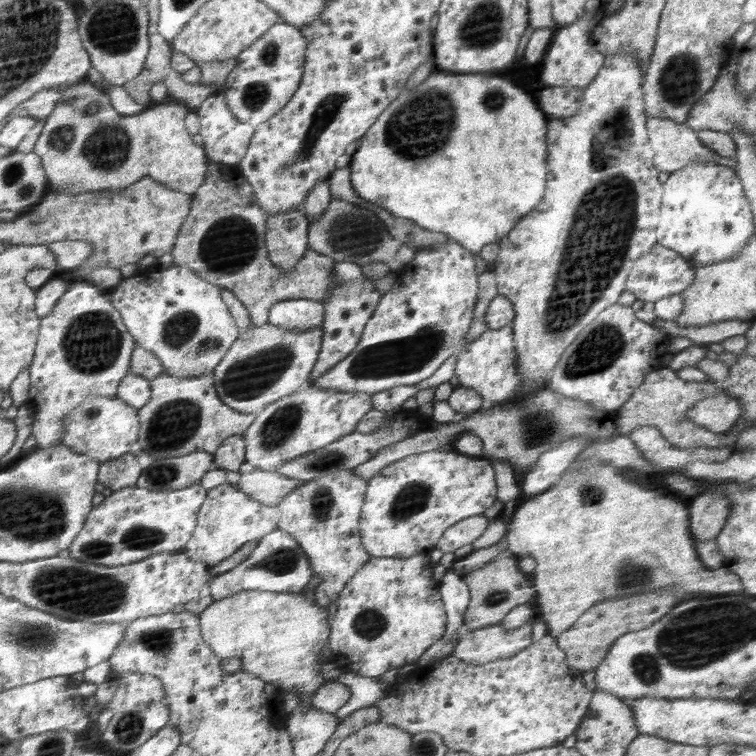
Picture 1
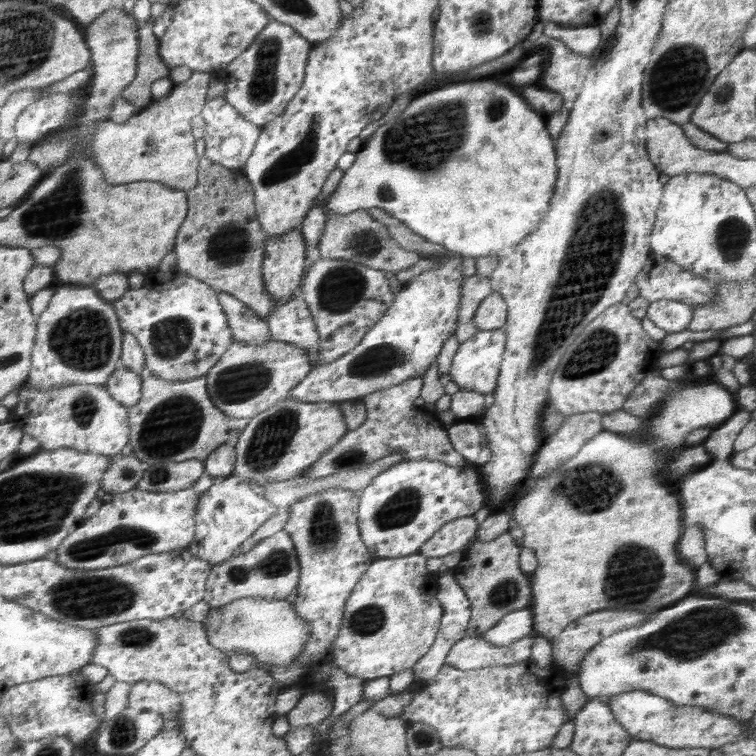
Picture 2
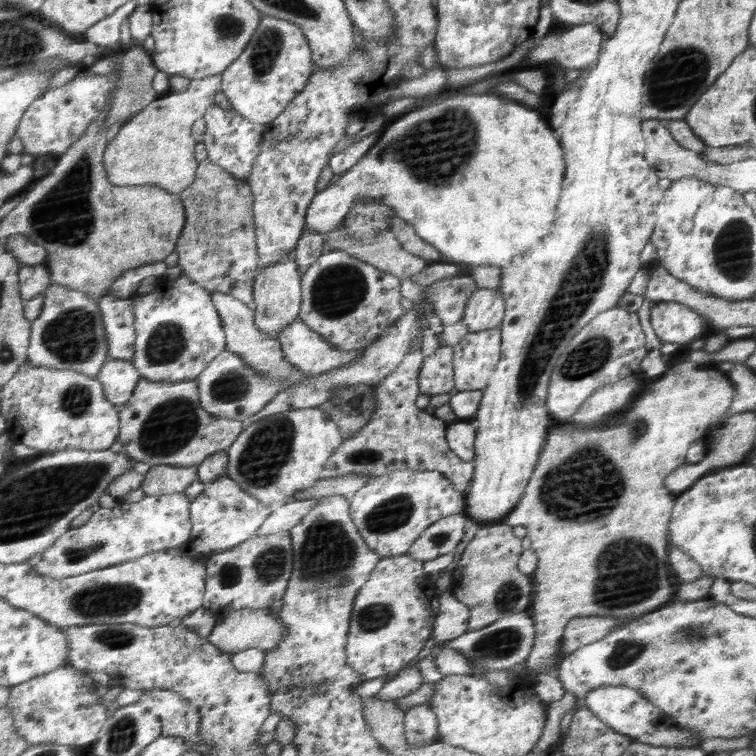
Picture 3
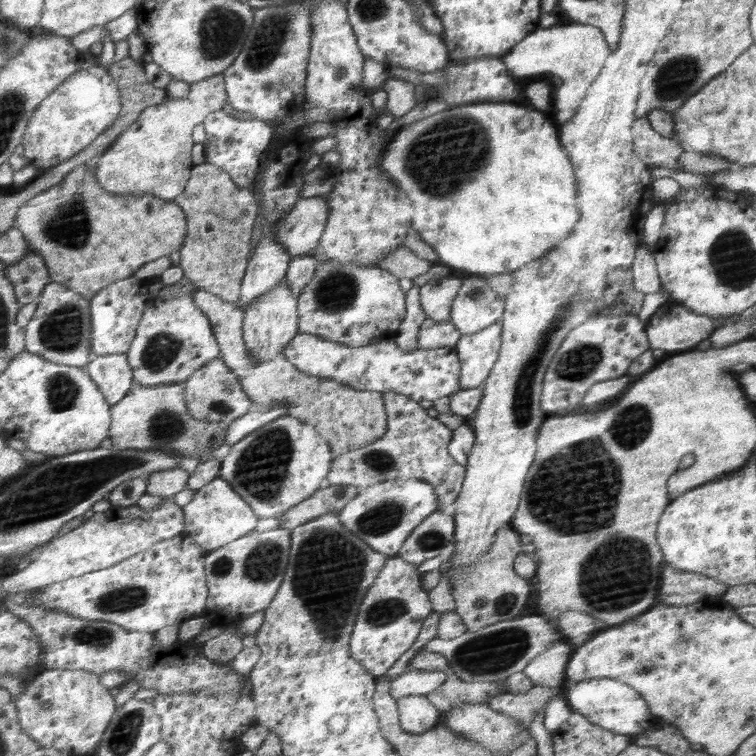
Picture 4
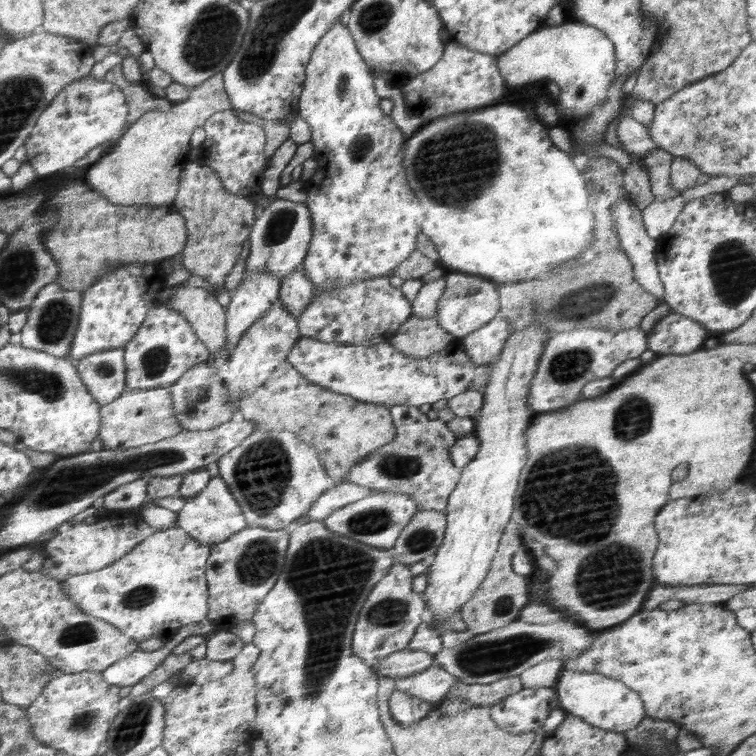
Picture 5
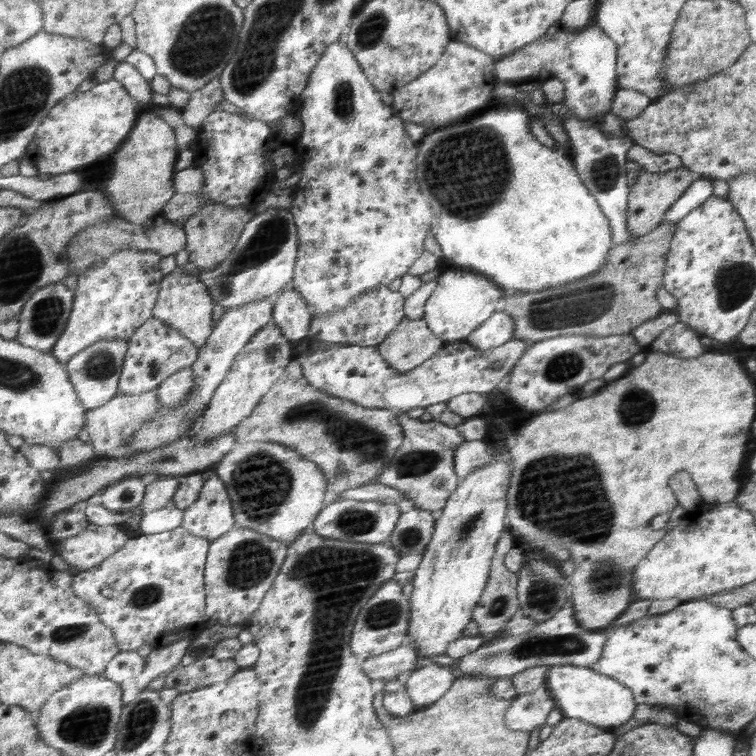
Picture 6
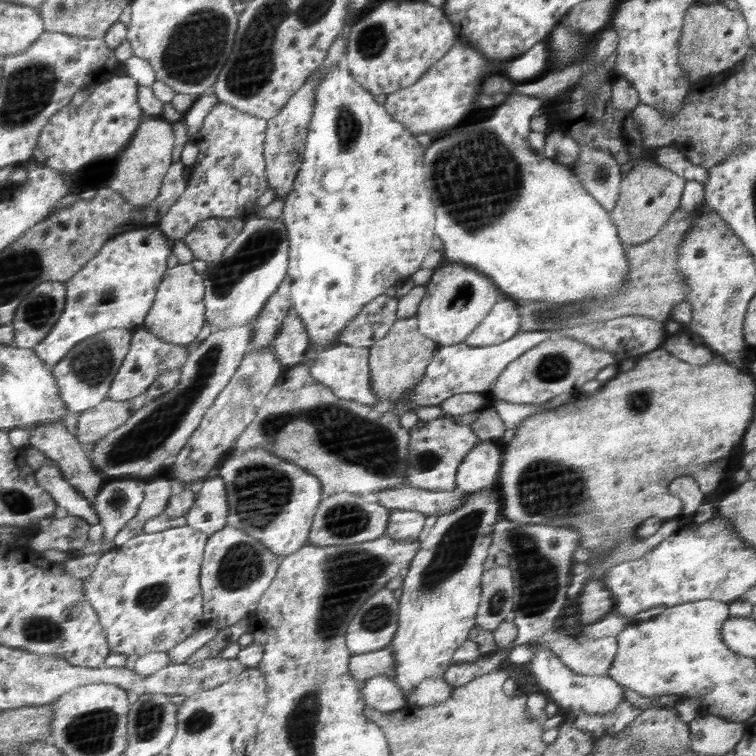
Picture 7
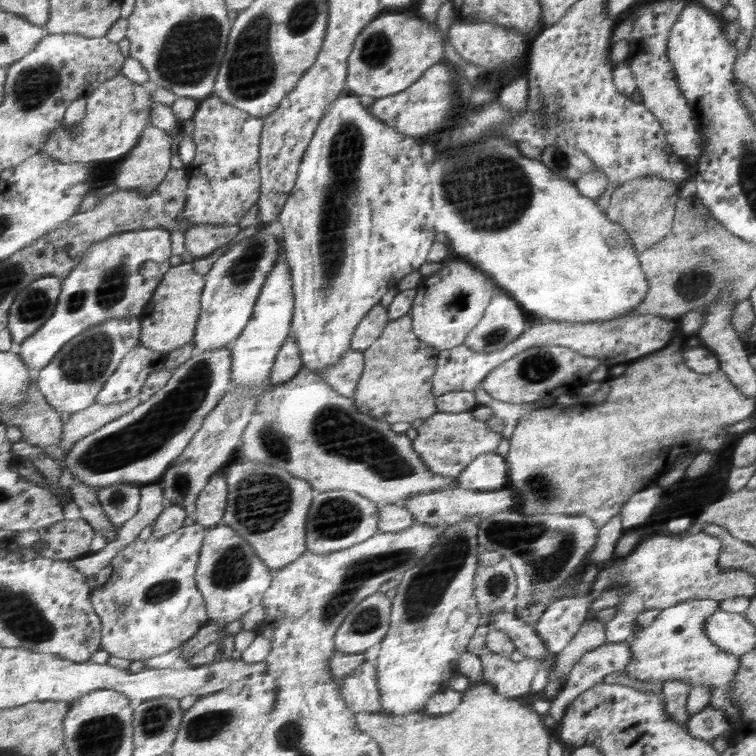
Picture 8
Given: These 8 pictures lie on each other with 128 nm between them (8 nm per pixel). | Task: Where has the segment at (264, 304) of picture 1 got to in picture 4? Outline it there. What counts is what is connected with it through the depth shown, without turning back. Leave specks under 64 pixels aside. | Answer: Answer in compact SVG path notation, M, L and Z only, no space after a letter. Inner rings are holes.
M201 163L191 170L186 190L173 200L187 216L187 238L180 247L180 267L194 288L198 291L214 293L222 300L238 304L242 300L243 277L246 275L246 264L250 258L250 240L252 228L256 224L256 200L254 194L246 188L240 188L232 176L224 169L210 163Z

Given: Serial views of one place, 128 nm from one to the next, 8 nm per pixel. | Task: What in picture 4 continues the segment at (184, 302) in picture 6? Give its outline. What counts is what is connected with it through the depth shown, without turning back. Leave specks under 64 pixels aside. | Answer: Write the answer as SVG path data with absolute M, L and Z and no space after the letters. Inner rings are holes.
M196 290L194 294L196 307L207 314L214 329L216 341L219 342L219 348L222 351L218 358L222 359L238 376L247 395L253 400L254 406L287 404L289 410L285 416L311 423L314 428L318 429L320 436L331 445L334 457L360 449L366 443L373 443L374 440L384 435L384 431L387 430L388 417L382 393L362 391L348 383L300 372L300 369L297 369L284 353L258 363L256 359L252 359L244 343L245 310L238 304L224 301L211 292Z

